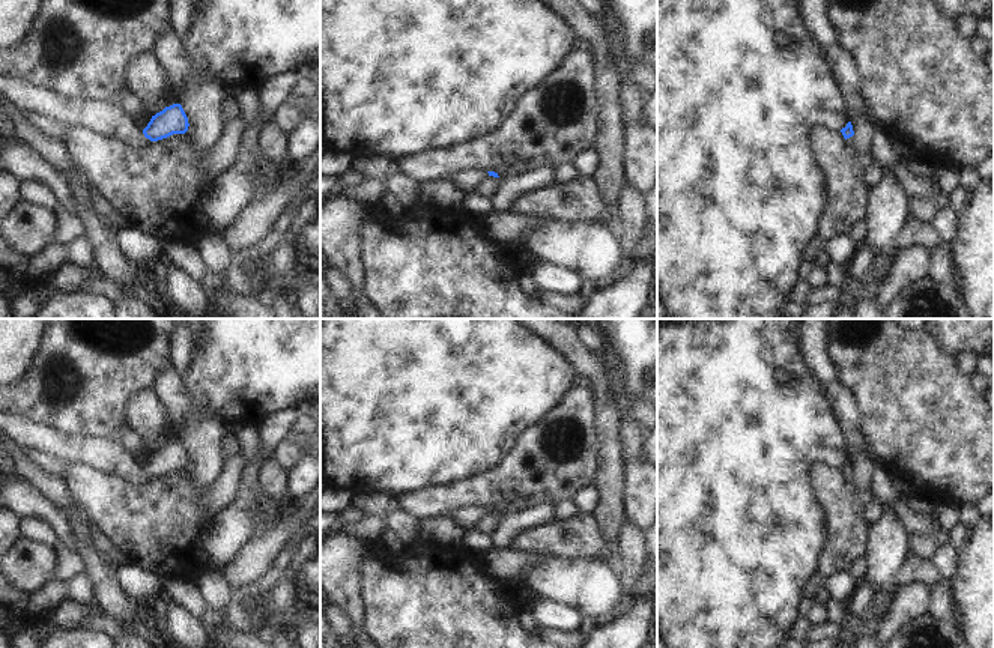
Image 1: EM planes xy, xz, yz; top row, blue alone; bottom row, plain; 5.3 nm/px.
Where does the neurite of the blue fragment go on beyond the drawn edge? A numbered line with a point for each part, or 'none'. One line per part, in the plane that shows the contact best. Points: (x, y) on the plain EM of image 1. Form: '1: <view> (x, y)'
1: xy (104, 454)

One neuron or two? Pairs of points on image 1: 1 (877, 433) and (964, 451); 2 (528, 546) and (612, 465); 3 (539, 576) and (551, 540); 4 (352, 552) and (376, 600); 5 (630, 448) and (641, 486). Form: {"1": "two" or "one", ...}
{"1": "one", "2": "two", "3": "two", "4": "two", "5": "one"}

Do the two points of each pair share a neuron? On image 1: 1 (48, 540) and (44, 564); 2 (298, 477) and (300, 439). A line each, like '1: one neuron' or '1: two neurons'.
1: two neurons
2: one neuron

